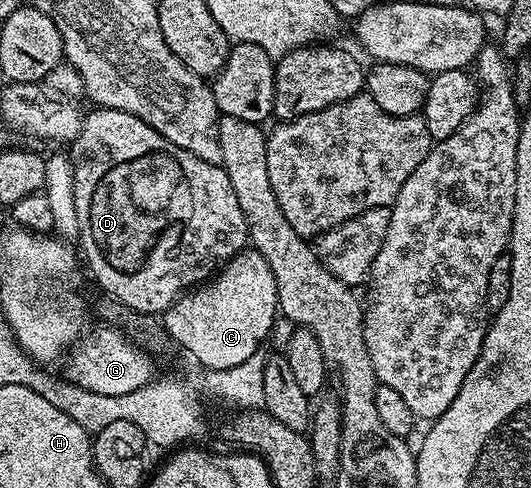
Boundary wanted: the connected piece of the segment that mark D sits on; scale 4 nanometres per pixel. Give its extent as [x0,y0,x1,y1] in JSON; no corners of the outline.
[67,107,249,316]

